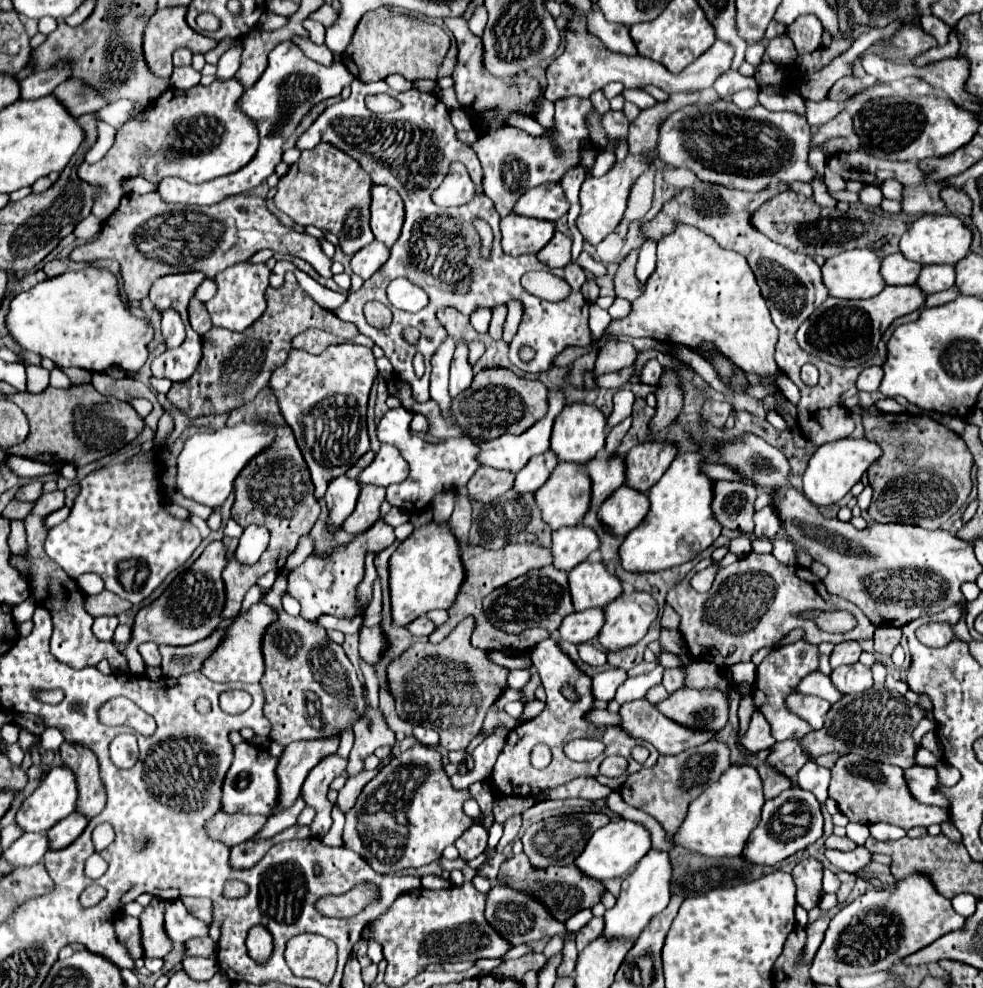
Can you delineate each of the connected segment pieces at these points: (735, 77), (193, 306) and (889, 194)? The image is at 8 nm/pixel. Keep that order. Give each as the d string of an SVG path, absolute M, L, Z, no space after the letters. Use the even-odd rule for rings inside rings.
M728 70L728 72L724 72L722 76L716 78L714 90L718 92L720 98L728 100L734 92L744 90L744 88L754 88L754 84L756 84L754 78L746 78L740 72L736 72L736 70Z
M196 298L190 300L190 304L188 304L188 316L190 316L190 326L194 328L194 332L204 334L206 330L210 330L210 326L212 326L210 314L208 314L206 306L200 300L196 300Z
M890 180L890 182L886 182L886 186L882 186L882 192L884 192L884 198L888 198L888 200L902 200L902 184L900 182L894 182L894 180Z

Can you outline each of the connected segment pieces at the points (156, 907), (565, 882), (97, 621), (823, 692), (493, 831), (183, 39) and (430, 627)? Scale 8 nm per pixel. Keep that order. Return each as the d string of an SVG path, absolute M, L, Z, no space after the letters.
M152 898L144 912L140 914L140 932L142 932L142 948L144 958L164 958L172 950L172 942L164 936L162 930L162 910L164 900Z
M526 854L512 856L500 866L498 884L504 884L504 886L510 886L510 888L514 888L518 892L530 894L534 900L542 902L544 908L558 922L566 922L576 912L580 912L584 908L592 908L596 902L600 902L600 892L604 890L602 882L594 882L592 878L582 878L582 874L578 874L576 866L536 868L536 866L532 866L530 858L526 858Z
M100 616L100 618L94 618L92 632L98 640L112 640L112 634L114 634L116 626L118 626L116 616Z
M814 670L814 672L806 674L800 680L800 684L796 686L794 692L796 694L804 694L804 696L820 696L820 698L832 702L832 704L836 700L840 700L840 694L836 694L836 690L832 688L830 678L822 670Z
M494 822L489 831L488 846L484 853L487 853L491 848L496 848L502 835L503 824Z
M162 8L156 12L156 16L152 16L152 22L148 22L146 26L146 34L144 34L144 54L146 54L146 62L150 66L150 70L154 74L158 74L160 78L170 78L172 74L172 54L178 48L194 48L194 52L208 52L216 46L216 42L212 38L206 38L198 32L194 32L188 24L186 24L186 8Z
M422 616L422 618L414 620L414 622L410 622L406 628L408 628L408 632L410 632L410 634L414 634L414 636L418 636L418 638L420 638L420 636L428 636L430 632L434 632L434 628L436 628L436 626L434 626L426 616Z

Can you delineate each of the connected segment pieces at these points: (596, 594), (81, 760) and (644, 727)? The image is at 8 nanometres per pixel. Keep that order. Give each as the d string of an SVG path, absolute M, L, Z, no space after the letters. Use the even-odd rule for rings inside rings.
M582 562L568 572L574 610L604 608L622 594L620 580L606 572L602 562Z
M68 742L60 746L60 756L62 756L62 764L74 772L78 784L76 812L92 820L96 814L102 812L106 804L104 786L98 776L98 760L92 750Z
M628 702L620 706L620 726L632 738L642 738L650 742L660 754L680 754L688 748L700 746L710 740L714 734L694 734L694 730L686 730L676 722L664 718L654 704L644 702Z

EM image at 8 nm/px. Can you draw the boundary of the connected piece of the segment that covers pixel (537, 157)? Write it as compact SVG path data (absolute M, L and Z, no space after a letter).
M568 96L556 100L554 108L554 128L548 128L546 136L530 136L520 128L502 126L490 134L480 136L472 144L484 170L482 190L494 202L500 218L512 212L516 198L522 196L528 188L548 182L560 182L570 168L580 166L580 148L586 140L590 140L588 116L594 112L594 106L588 98Z

